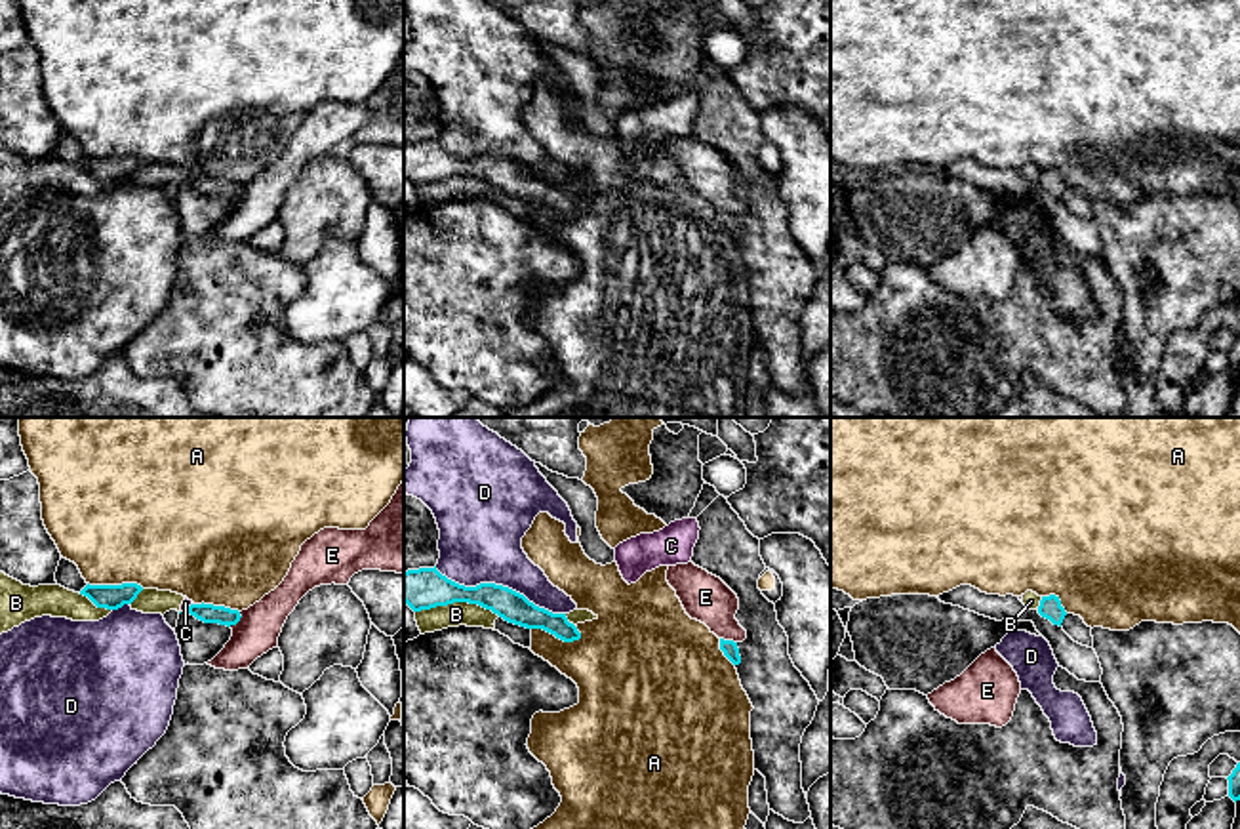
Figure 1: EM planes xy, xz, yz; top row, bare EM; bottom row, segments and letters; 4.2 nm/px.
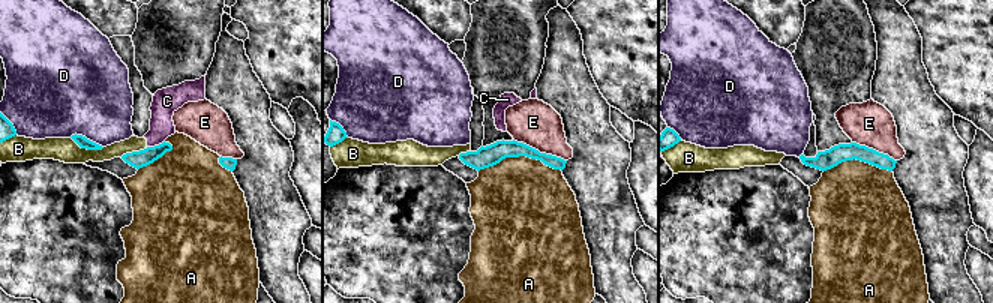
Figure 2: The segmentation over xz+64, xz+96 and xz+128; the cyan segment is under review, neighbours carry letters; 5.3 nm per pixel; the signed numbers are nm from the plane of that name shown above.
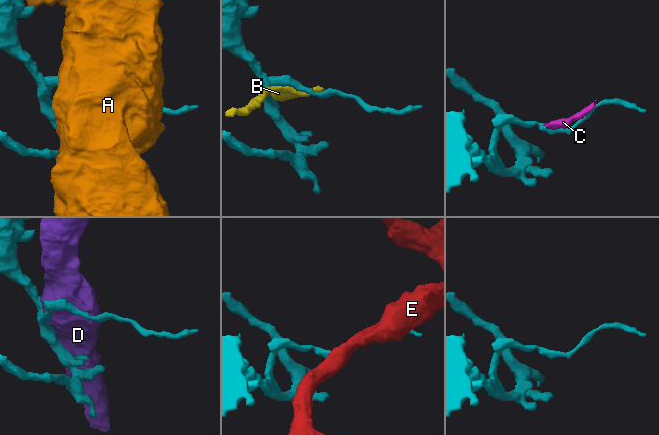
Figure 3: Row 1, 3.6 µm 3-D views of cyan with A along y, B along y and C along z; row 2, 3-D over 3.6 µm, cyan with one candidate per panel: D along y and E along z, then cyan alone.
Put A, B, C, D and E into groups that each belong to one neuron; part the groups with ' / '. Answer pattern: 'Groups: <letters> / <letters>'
Groups: A / B C / D / E

